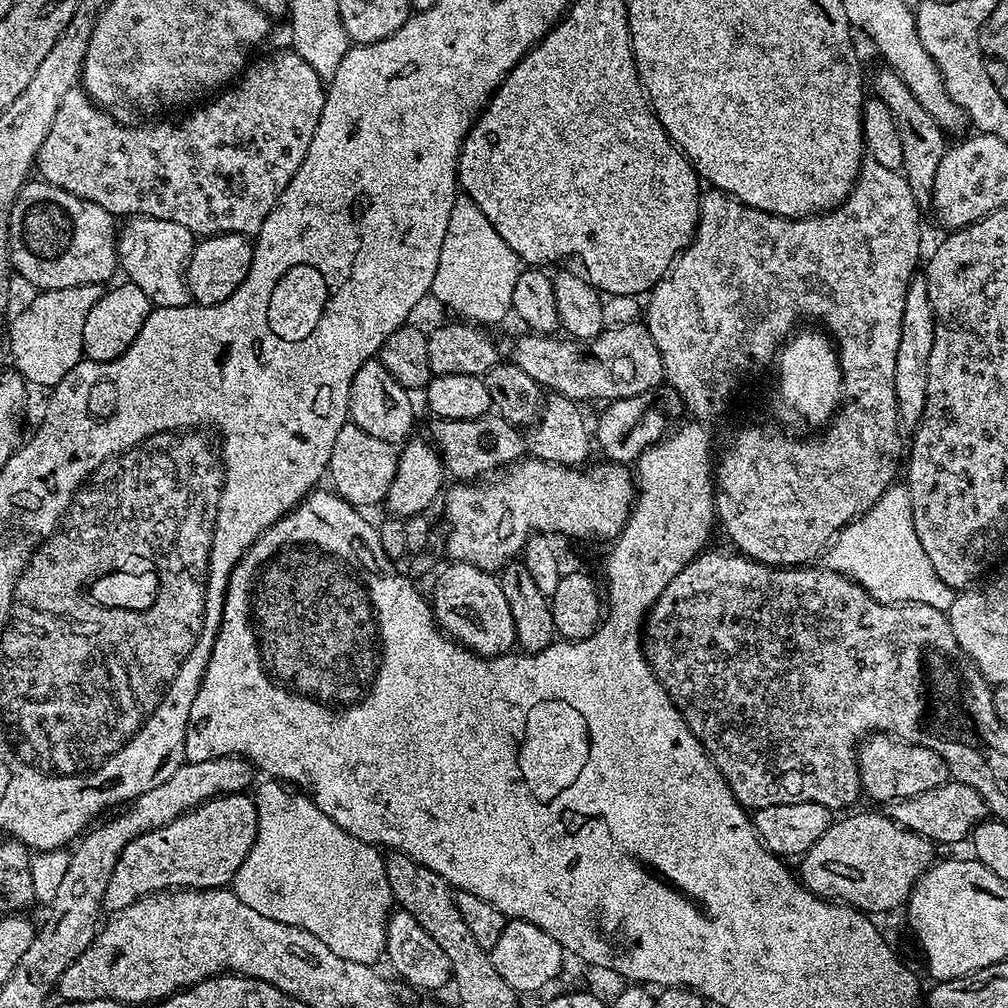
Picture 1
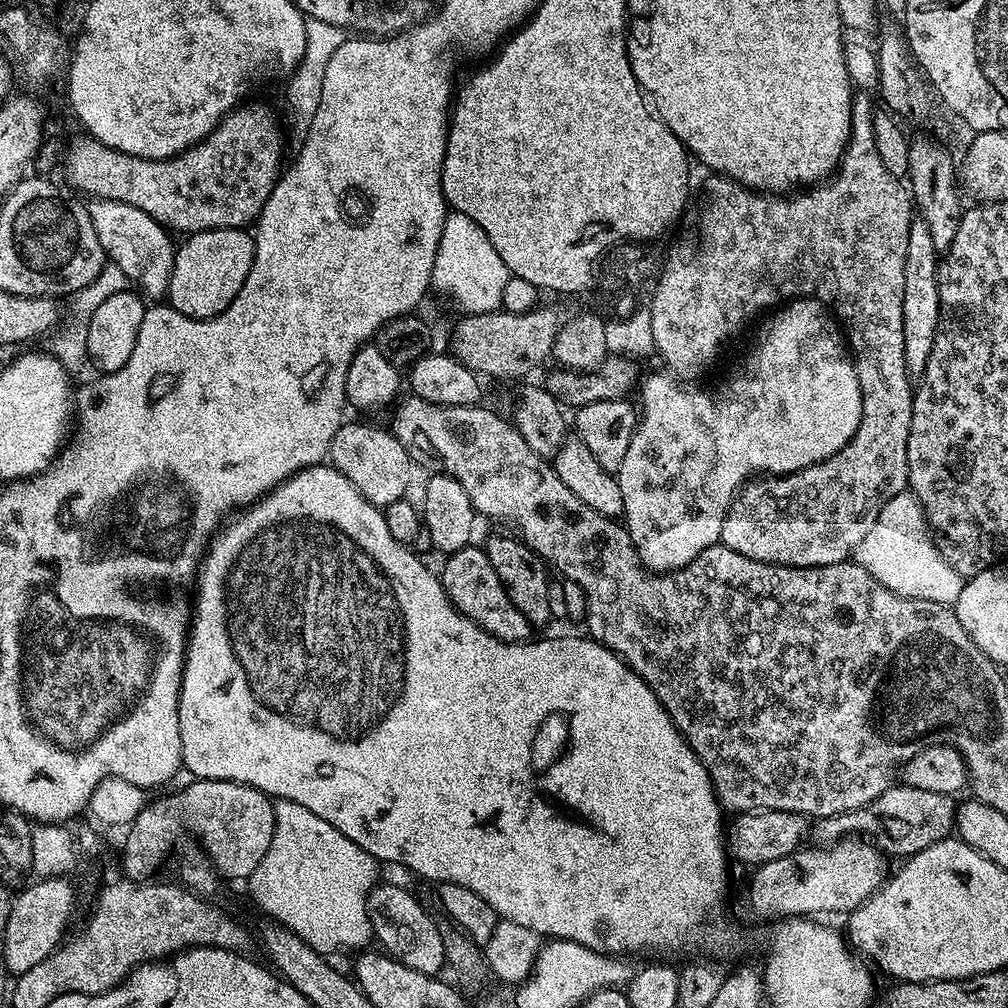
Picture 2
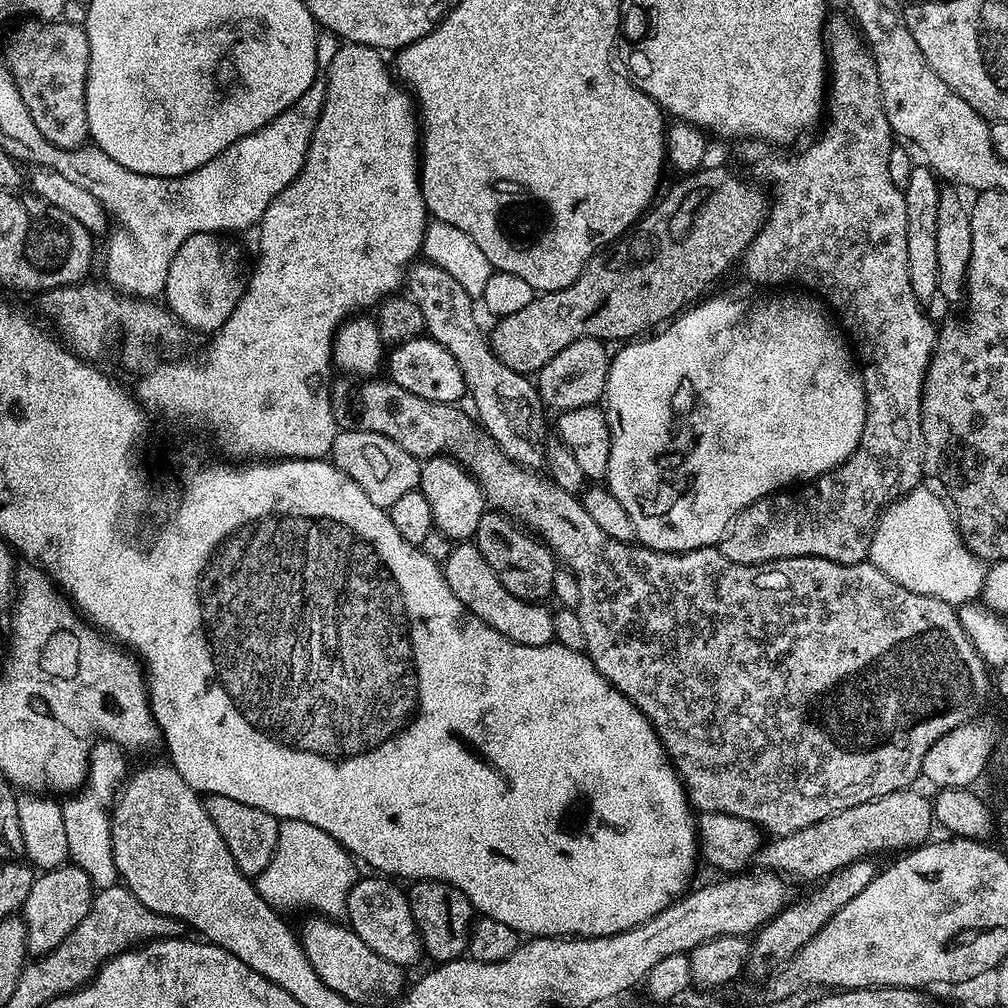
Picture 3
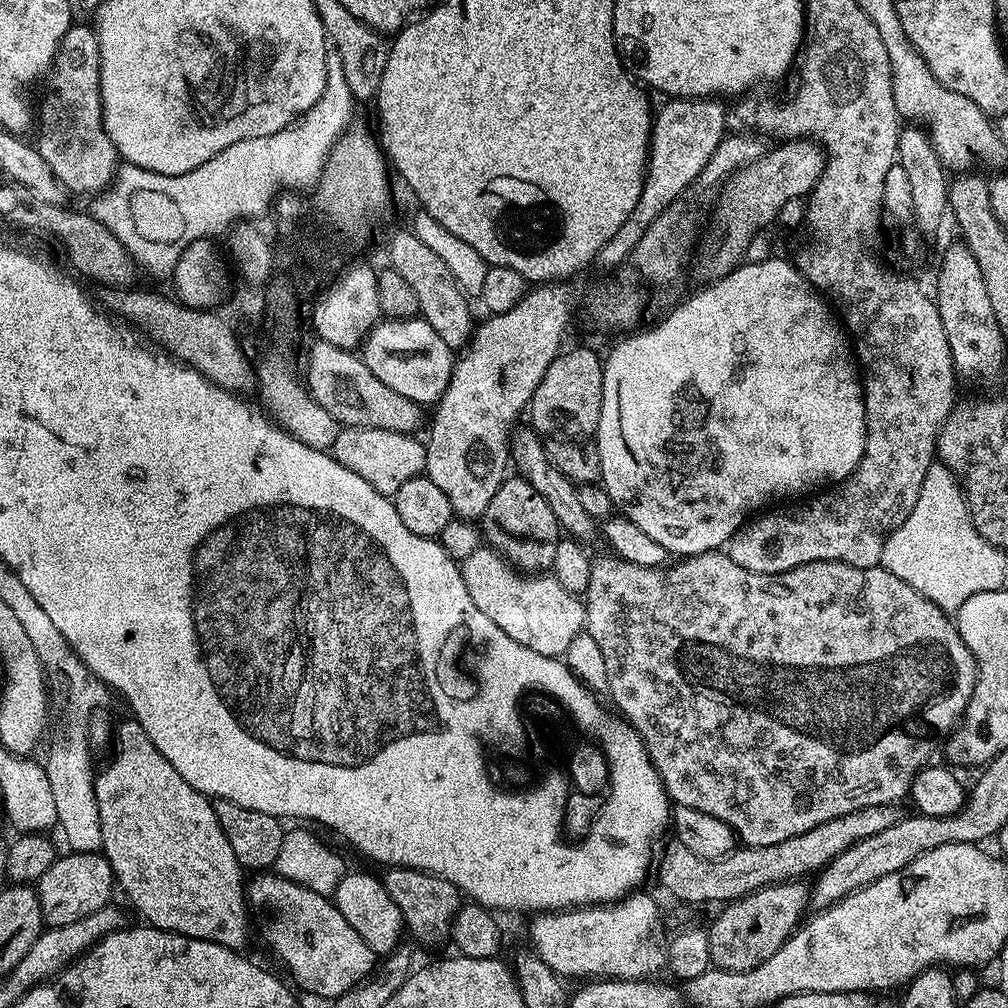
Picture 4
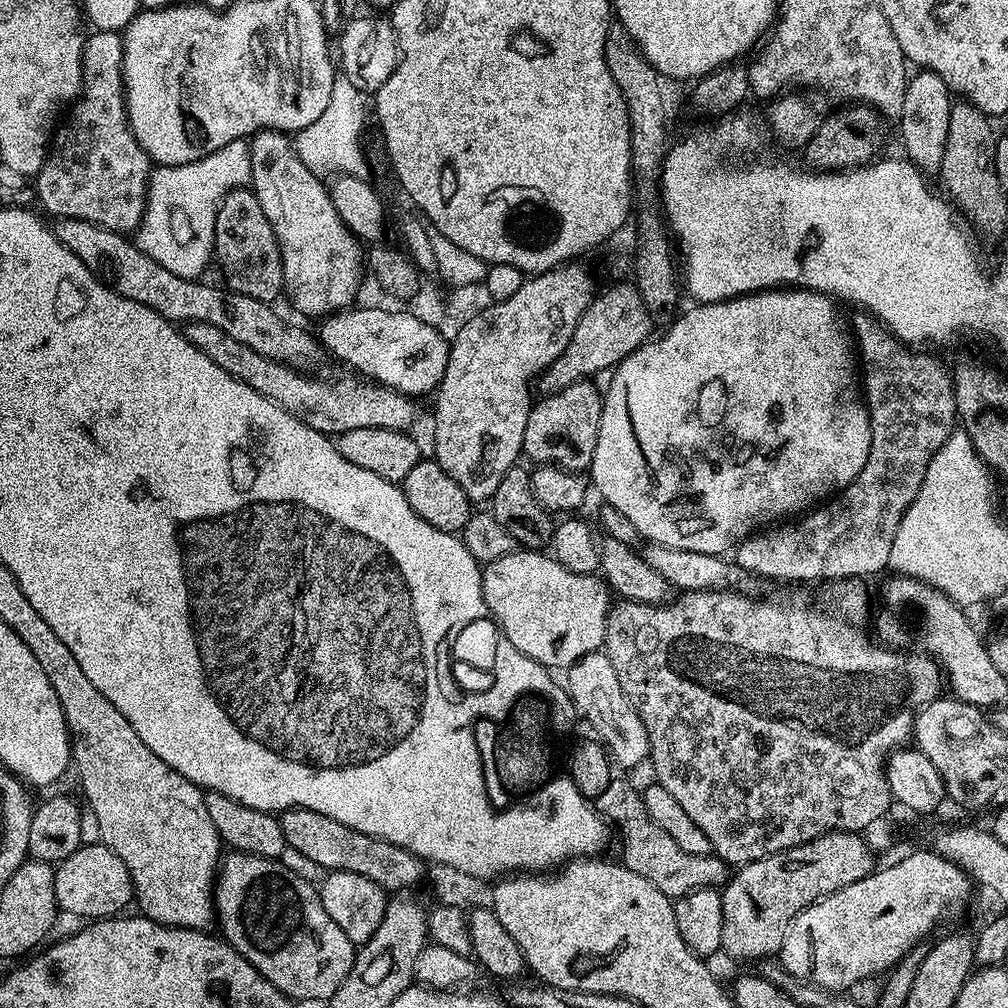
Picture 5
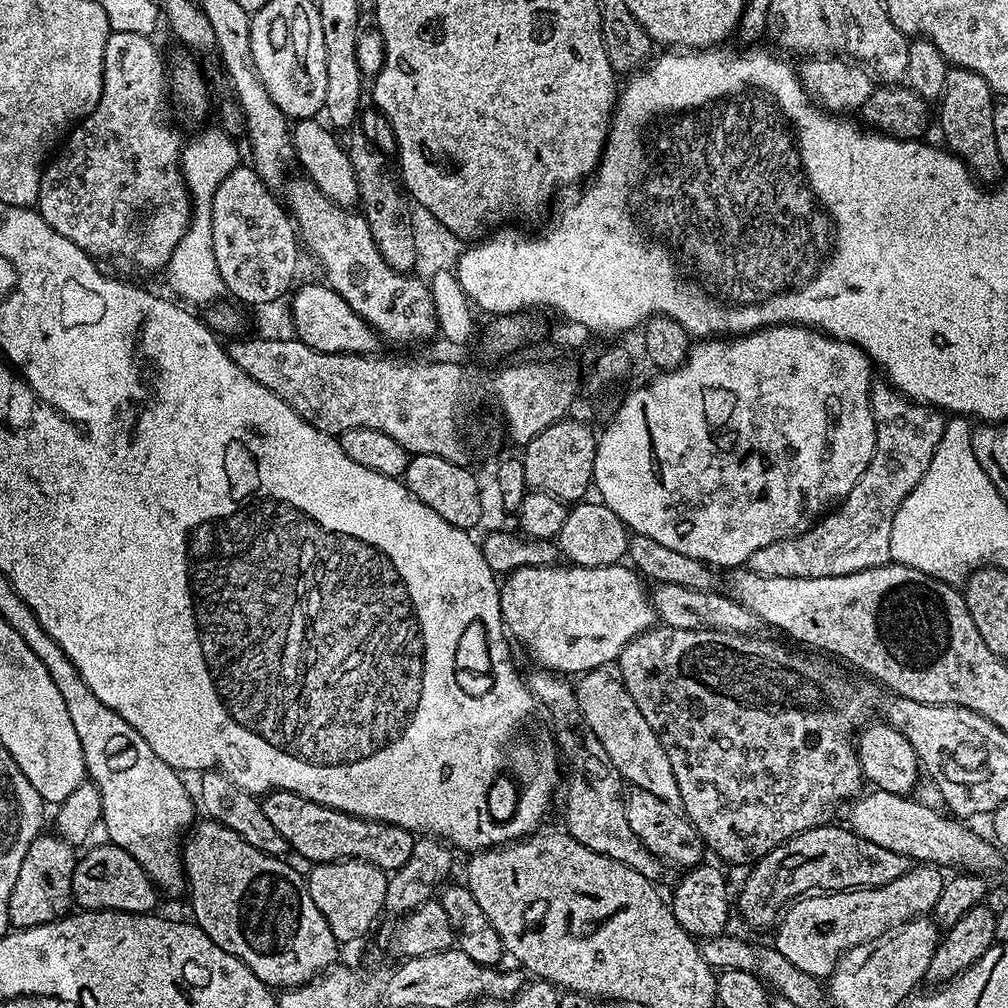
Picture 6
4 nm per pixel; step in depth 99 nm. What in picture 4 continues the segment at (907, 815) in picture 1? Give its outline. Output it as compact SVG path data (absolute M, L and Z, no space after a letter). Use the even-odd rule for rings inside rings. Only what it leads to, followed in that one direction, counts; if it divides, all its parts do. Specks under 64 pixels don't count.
M878 805L868 809L859 809L857 812L851 812L846 816L839 816L830 822L824 822L808 830L806 834L800 834L794 838L788 838L786 842L780 842L774 846L764 846L762 848L749 848L747 846L737 847L735 852L726 854L722 858L702 858L698 854L686 850L686 846L675 842L669 843L670 846L664 852L664 857L659 857L658 863L654 868L654 876L660 879L660 884L676 900L681 900L684 904L712 904L716 906L723 905L725 902L740 900L749 892L756 892L759 888L765 888L771 884L783 884L785 882L796 882L801 878L808 878L811 872L813 874L824 870L842 850L846 850L851 844L856 844L862 838L870 838L870 834L878 834L878 830L886 830L894 826L898 819L897 809L893 805Z

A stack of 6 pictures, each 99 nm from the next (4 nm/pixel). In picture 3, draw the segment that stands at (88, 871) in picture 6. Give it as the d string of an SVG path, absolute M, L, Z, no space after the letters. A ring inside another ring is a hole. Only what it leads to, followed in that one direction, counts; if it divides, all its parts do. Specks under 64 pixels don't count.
M61 866L41 871L30 886L30 894L22 909L22 919L28 926L28 951L32 954L53 952L78 922L86 918L92 905L94 885L86 870L75 866Z

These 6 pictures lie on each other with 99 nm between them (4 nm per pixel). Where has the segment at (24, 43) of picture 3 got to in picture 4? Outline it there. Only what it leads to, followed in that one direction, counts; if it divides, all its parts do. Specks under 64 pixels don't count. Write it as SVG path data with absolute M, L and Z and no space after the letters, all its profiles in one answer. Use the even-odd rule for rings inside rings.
M73 23L56 51L56 62L47 77L48 93L38 104L38 147L46 166L69 192L95 197L115 181L118 155L104 129L100 89L100 46L95 27Z

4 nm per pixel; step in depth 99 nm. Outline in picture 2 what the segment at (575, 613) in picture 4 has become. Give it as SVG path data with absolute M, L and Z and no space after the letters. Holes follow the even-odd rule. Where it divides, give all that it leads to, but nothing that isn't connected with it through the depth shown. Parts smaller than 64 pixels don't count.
M469 546L451 553L444 564L444 572L439 573L444 592L458 612L470 618L479 628L489 632L507 644L518 644L529 639L530 625L528 619L510 602L494 566L490 562L487 551L483 547Z

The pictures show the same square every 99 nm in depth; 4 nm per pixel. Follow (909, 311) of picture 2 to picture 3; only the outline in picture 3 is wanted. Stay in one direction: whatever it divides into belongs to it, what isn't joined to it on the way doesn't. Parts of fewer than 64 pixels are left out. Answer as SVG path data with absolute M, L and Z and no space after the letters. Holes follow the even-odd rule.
M927 166L913 167L908 185L902 190L906 202L906 266L910 266L910 286L922 302L937 299L938 286L938 198L942 184Z

